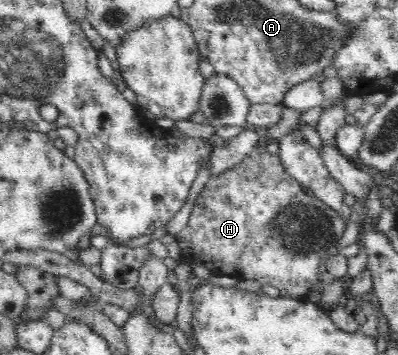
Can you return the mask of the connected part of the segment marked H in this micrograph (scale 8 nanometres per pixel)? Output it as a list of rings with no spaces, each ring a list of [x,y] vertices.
[[[256,147],[247,156],[244,156],[236,165],[228,171],[224,171],[218,177],[211,177],[205,183],[202,191],[198,193],[198,197],[194,201],[194,207],[190,213],[187,226],[175,236],[175,239],[182,252],[183,261],[189,265],[192,263],[202,264],[211,273],[220,276],[230,276],[241,280],[256,280],[260,286],[274,286],[280,291],[280,297],[290,299],[305,299],[311,292],[309,289],[318,281],[318,269],[322,257],[326,255],[329,249],[332,249],[342,238],[346,230],[346,222],[344,222],[338,212],[326,205],[321,199],[308,191],[300,182],[296,181],[282,165],[277,153],[270,153],[266,147]]]

